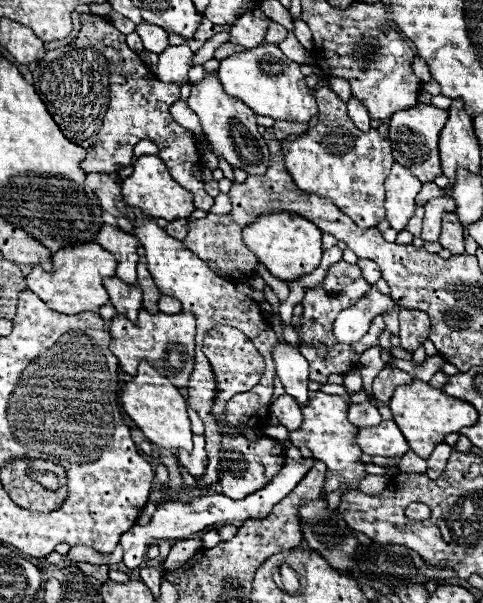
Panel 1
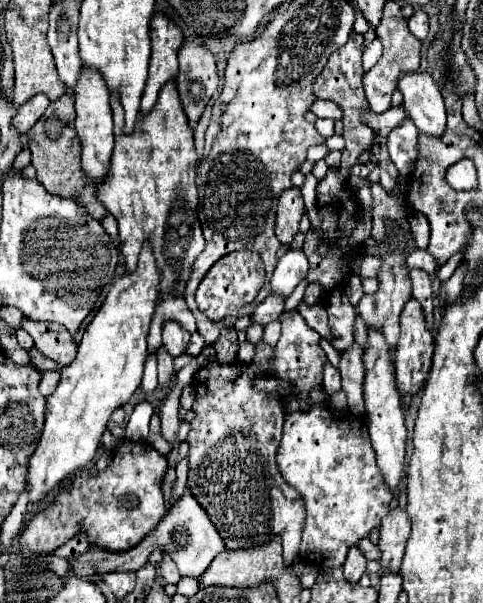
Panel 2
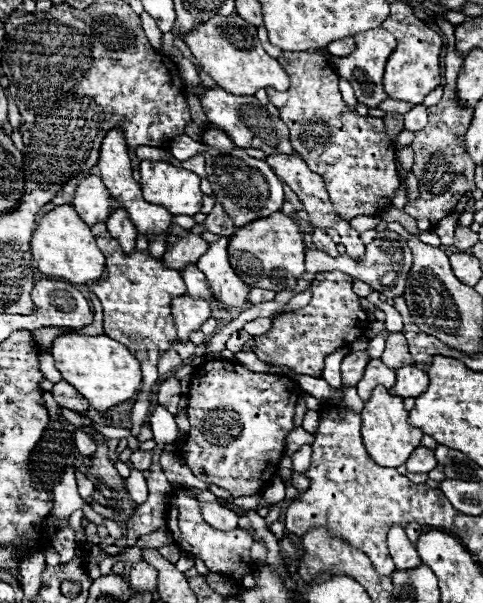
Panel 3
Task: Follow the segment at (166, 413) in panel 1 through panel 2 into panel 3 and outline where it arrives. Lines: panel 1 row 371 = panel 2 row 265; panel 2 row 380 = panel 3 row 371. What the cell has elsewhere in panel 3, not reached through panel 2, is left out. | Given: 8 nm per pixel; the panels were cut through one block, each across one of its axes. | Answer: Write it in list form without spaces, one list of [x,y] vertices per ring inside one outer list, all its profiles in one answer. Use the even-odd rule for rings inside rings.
[[[62,334],[54,338],[50,348],[54,356],[56,368],[62,378],[72,384],[84,398],[88,398],[90,406],[98,412],[104,412],[116,404],[126,402],[134,394],[138,394],[138,386],[142,382],[142,372],[138,360],[128,352],[128,348],[108,336],[80,336],[80,334]]]

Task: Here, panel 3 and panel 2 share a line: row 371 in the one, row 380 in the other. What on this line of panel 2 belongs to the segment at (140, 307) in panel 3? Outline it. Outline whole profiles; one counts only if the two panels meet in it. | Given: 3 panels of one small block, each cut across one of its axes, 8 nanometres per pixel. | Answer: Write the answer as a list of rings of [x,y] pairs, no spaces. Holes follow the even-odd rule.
[[[148,354],[146,364],[144,364],[144,378],[142,378],[140,388],[146,394],[150,394],[150,392],[156,390],[156,386],[158,386],[158,382],[156,382],[156,354]]]

